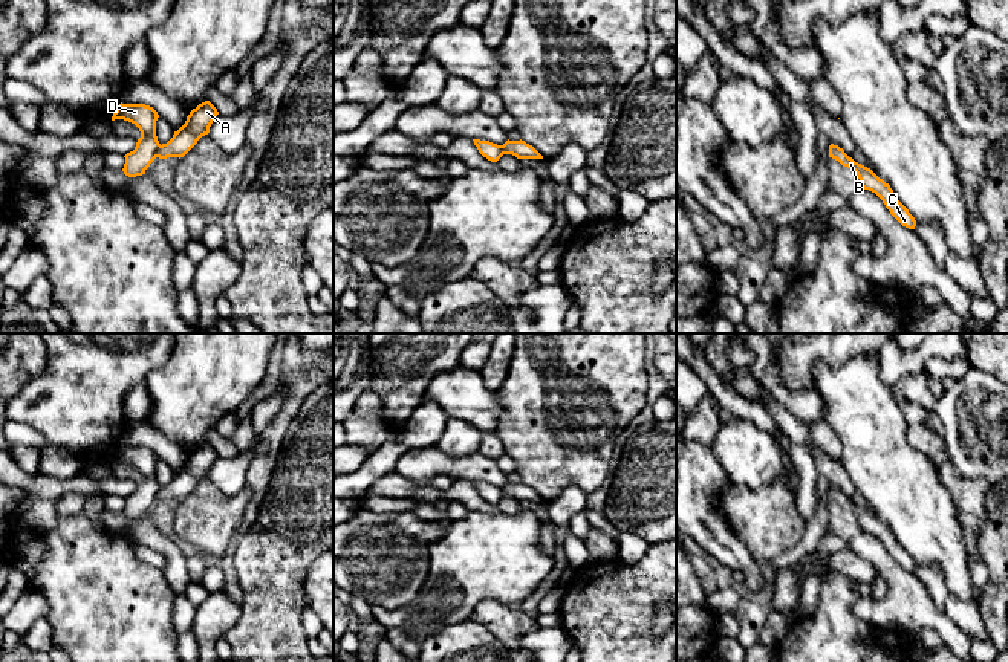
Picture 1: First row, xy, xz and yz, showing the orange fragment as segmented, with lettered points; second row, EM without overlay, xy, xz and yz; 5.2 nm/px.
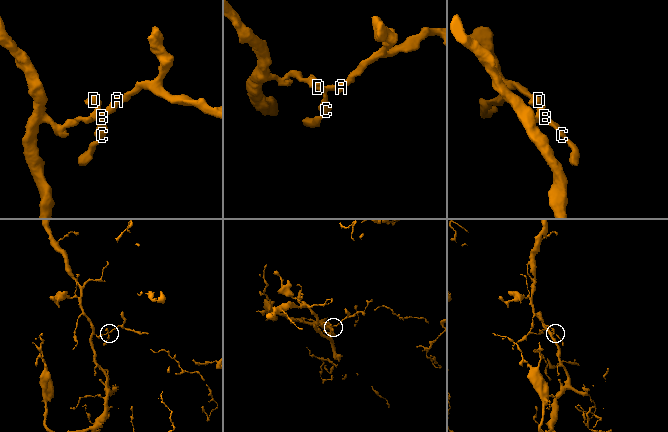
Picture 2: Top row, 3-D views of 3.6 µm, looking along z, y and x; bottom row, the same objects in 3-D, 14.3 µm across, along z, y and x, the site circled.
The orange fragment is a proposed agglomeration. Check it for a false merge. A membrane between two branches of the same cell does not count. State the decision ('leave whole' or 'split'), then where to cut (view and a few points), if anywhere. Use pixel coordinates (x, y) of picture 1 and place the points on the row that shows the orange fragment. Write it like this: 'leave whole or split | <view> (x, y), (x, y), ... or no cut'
split | xy (161, 146), (155, 156)

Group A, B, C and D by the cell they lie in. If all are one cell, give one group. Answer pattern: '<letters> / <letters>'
A B C / D

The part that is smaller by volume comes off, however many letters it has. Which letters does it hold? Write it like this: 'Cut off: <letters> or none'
Cut off: A, B, C

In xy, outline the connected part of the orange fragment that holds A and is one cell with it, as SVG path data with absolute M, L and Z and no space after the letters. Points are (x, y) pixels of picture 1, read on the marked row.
M210 101L199 104L190 112L185 124L174 131L173 138L159 147L156 157L184 157L202 136L210 133L217 115L217 109Z

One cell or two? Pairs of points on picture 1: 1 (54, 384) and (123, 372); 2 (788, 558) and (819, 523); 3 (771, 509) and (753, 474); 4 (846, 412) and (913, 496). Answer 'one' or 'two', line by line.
1: one
2: one
3: two
4: one

